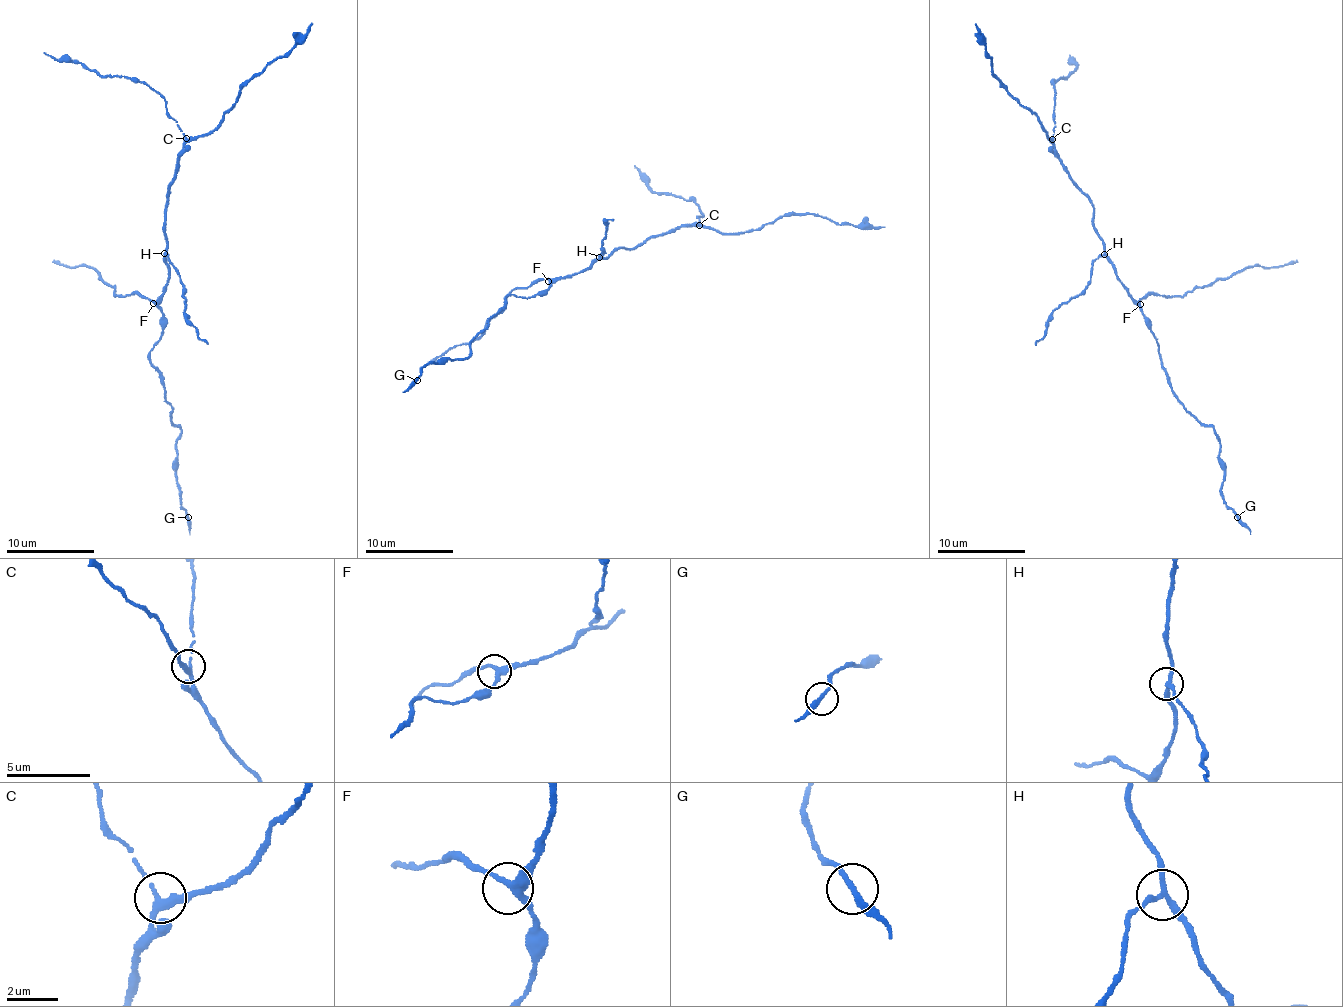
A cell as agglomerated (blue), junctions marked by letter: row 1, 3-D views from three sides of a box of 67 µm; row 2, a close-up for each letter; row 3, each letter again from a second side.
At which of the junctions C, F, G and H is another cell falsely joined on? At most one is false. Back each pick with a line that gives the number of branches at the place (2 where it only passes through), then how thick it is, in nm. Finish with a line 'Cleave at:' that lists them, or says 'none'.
H: 3 branches meet; 200 nm thick
Cleave at: H

